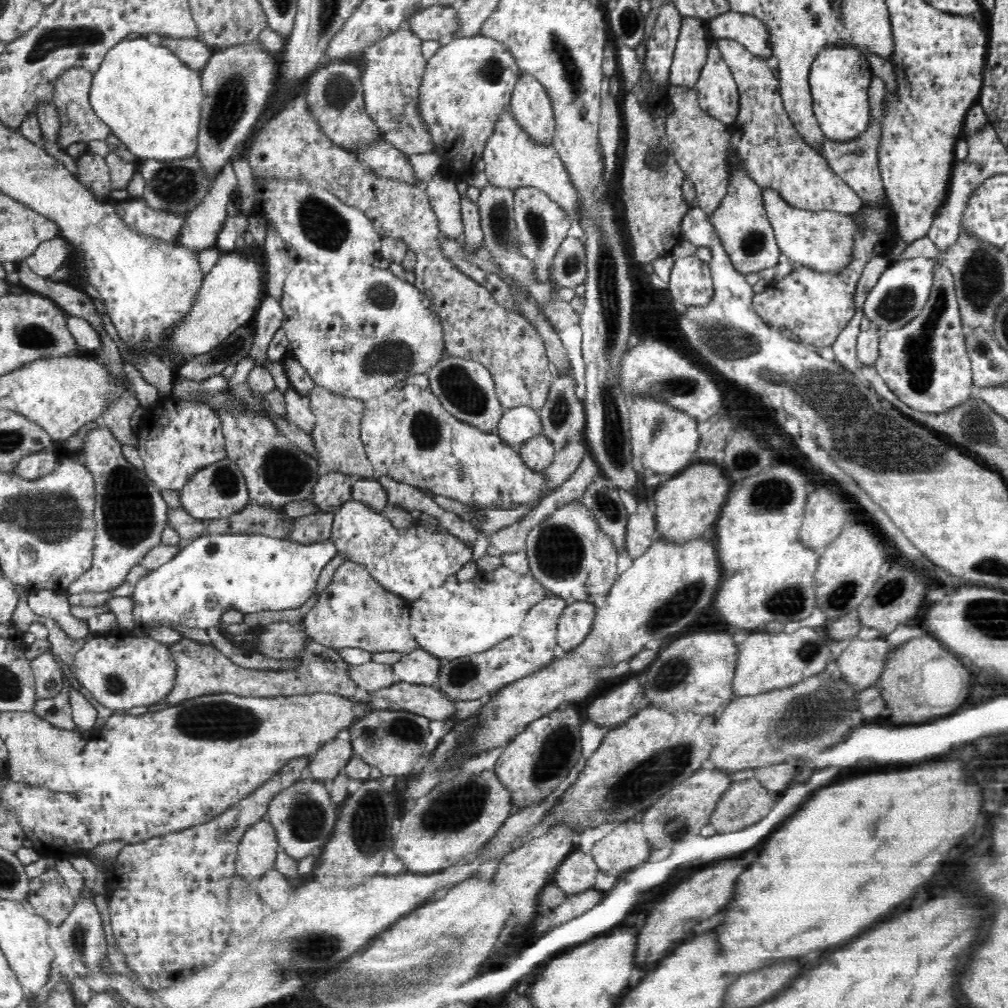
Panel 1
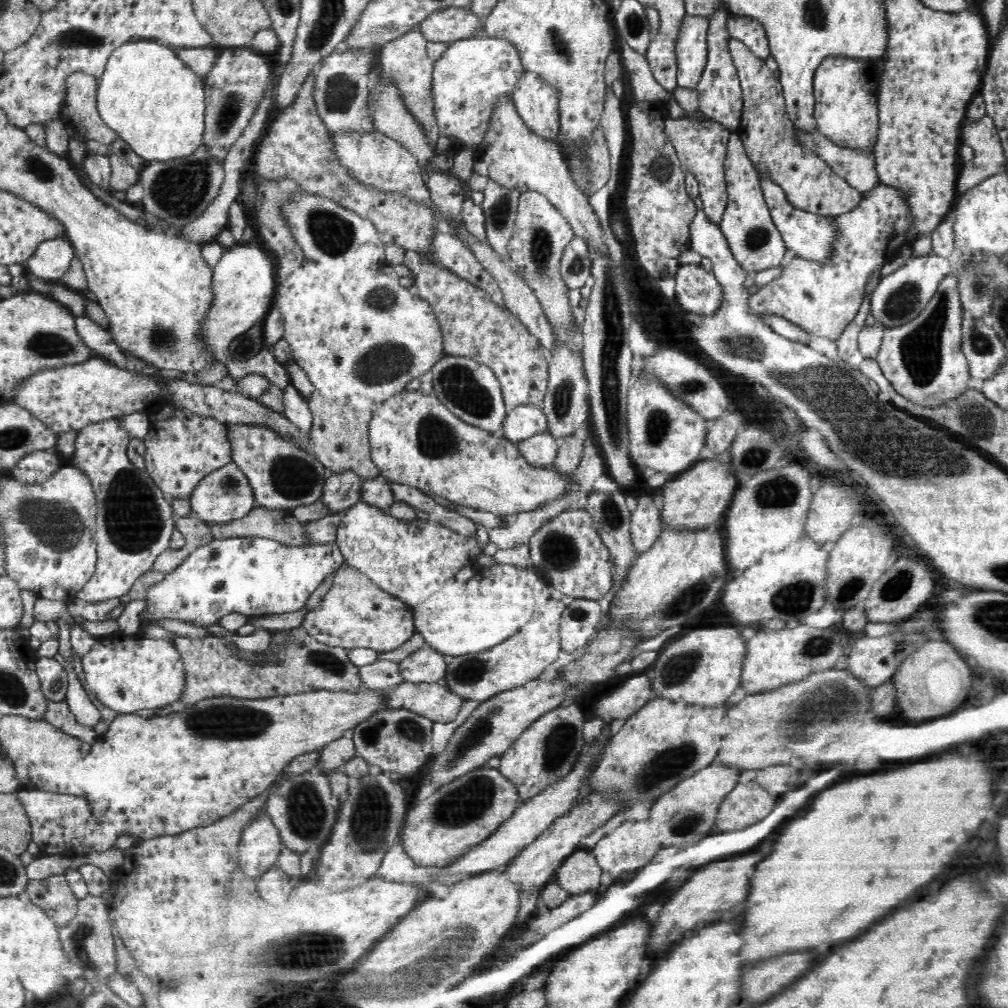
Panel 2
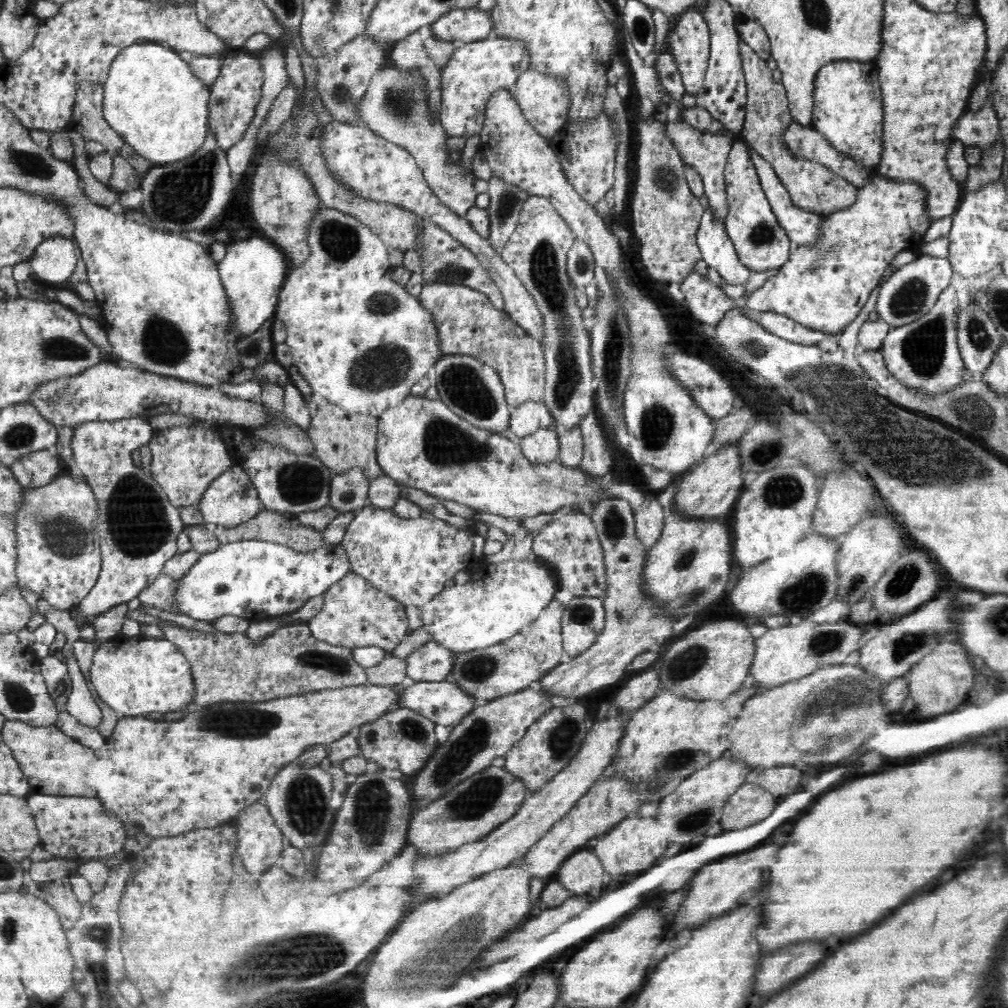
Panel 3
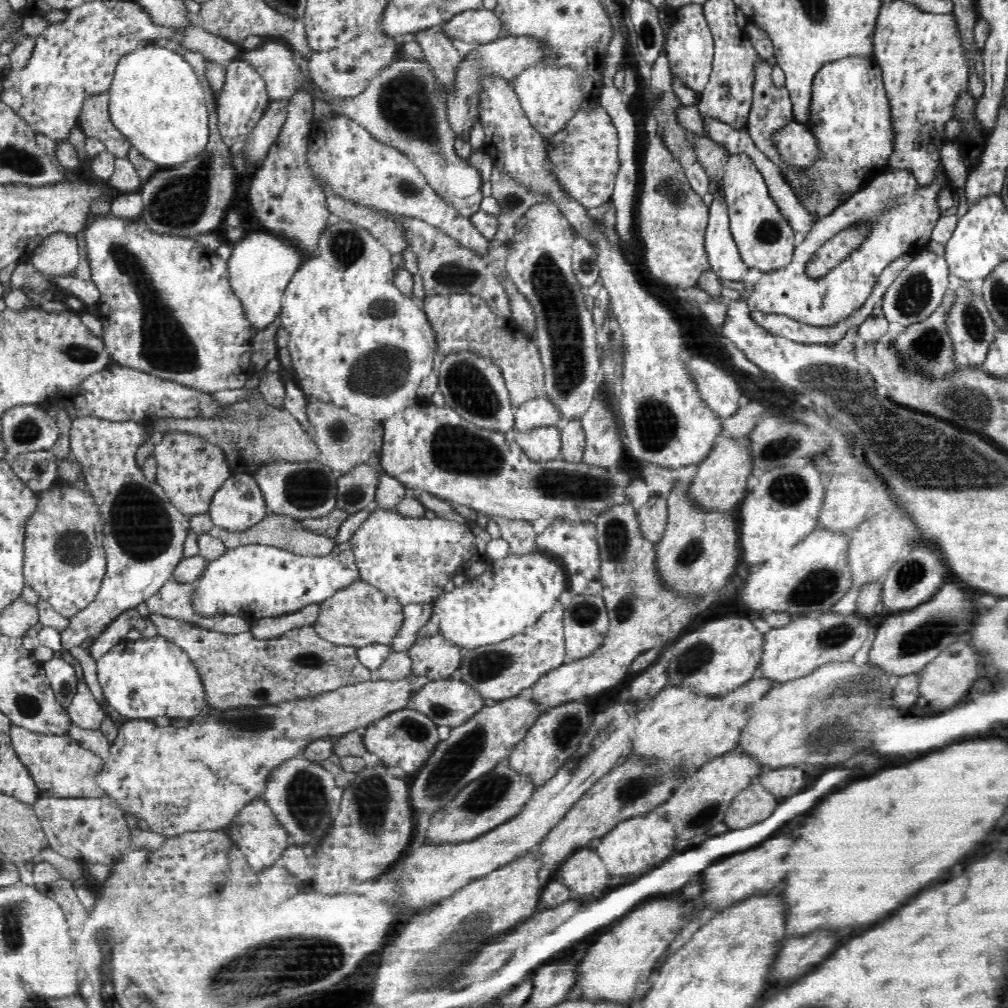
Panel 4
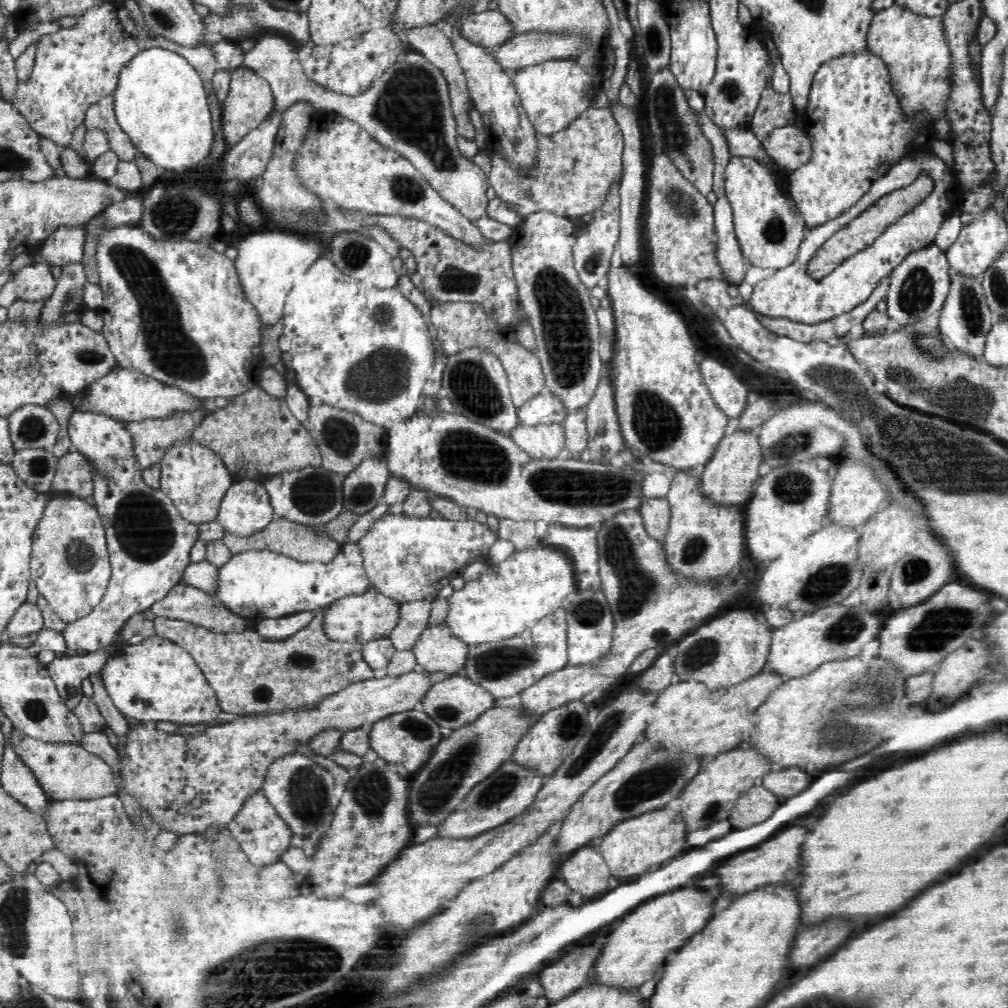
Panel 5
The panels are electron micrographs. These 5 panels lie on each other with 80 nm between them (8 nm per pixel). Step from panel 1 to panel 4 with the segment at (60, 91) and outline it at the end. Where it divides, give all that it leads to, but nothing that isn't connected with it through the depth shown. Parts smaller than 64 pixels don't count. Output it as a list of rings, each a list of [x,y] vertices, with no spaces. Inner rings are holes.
[[[100,93],[85,100],[79,126],[87,138],[97,138],[106,145],[106,151],[117,158],[128,158],[132,144],[113,126],[109,115],[109,94]]]

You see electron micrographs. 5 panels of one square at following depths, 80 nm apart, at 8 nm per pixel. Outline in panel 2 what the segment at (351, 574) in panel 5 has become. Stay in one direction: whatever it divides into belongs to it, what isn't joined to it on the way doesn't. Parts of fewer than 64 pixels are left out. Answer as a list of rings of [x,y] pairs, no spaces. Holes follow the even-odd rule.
[[[260,537],[212,539],[197,546],[171,572],[164,574],[159,583],[146,589],[143,601],[147,608],[143,613],[151,618],[152,623],[161,618],[174,618],[197,627],[208,627],[218,624],[223,616],[230,613],[259,617],[294,612],[304,608],[310,595],[319,588],[324,578],[344,564],[343,554],[335,542],[287,547],[278,541]]]

